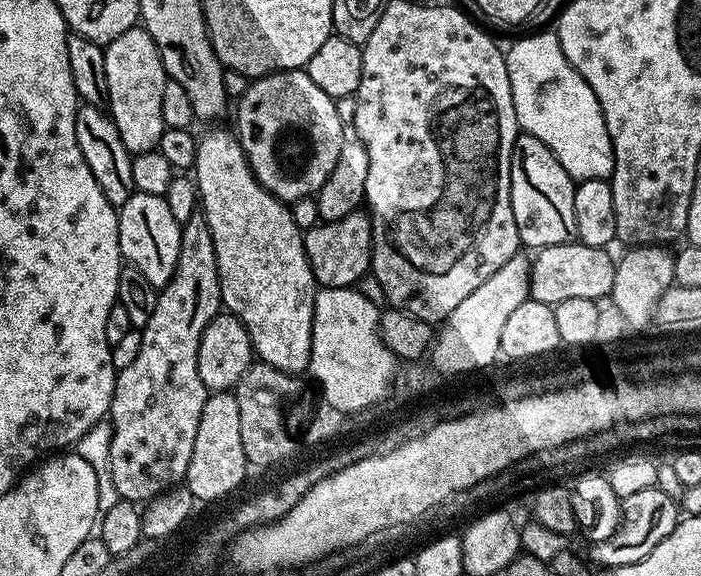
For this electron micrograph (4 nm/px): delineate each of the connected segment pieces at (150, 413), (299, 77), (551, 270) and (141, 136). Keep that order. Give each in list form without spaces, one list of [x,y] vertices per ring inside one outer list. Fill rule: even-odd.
[[[198,210],[180,229],[178,266],[168,285],[159,289],[154,314],[150,314],[150,322],[146,322],[140,332],[142,350],[138,350],[138,358],[134,358],[130,366],[119,369],[116,374],[110,413],[110,474],[114,478],[114,490],[119,499],[147,502],[177,487],[187,477],[190,454],[194,454],[194,438],[198,435],[198,418],[202,418],[202,406],[206,406],[206,398],[210,395],[198,375],[198,346],[206,326],[221,308],[214,238],[203,211]]]
[[[289,70],[274,72],[253,79],[244,96],[239,97],[236,108],[235,131],[252,172],[260,179],[260,185],[282,201],[315,197],[321,186],[330,178],[334,162],[346,139],[346,125],[338,118],[335,100],[331,100],[314,82],[310,82],[307,71]]]
[[[579,242],[539,249],[531,257],[529,297],[554,306],[570,298],[590,298],[597,301],[603,296],[611,296],[617,261],[610,253],[608,248],[595,248]]]
[[[142,26],[118,34],[109,44],[103,45],[104,81],[108,91],[107,111],[114,126],[118,126],[120,141],[133,154],[151,152],[159,145],[164,133],[162,122],[162,86],[166,86],[169,75],[164,70],[158,46],[154,38]]]

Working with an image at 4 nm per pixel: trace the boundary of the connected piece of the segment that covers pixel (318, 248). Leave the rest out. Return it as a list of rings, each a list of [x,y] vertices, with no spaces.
[[[357,210],[338,218],[315,224],[304,232],[304,249],[320,288],[350,288],[369,275],[372,266],[372,217]]]

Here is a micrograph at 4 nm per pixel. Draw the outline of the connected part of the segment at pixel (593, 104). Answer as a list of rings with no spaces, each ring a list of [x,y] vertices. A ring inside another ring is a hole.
[[[536,30],[533,36],[524,36],[512,44],[512,49],[507,49],[506,59],[508,73],[510,74],[510,90],[512,91],[512,105],[516,111],[516,123],[520,132],[528,132],[538,142],[546,142],[562,162],[566,174],[570,174],[573,181],[582,180],[608,180],[610,170],[614,166],[612,145],[608,142],[608,131],[604,121],[600,118],[600,103],[592,94],[588,83],[581,78],[578,70],[570,66],[566,54],[562,54],[560,43],[556,40],[555,31]]]

